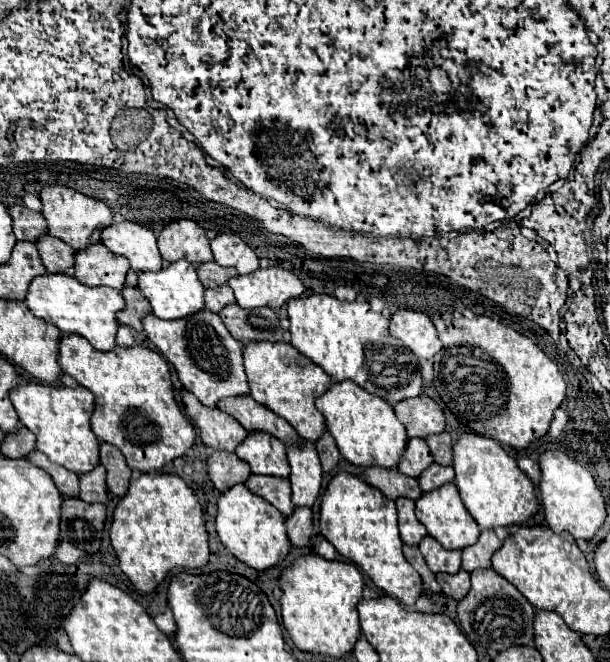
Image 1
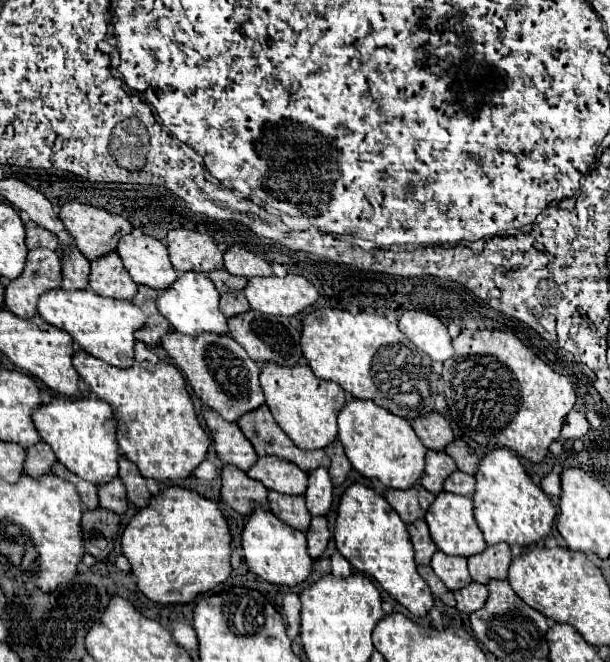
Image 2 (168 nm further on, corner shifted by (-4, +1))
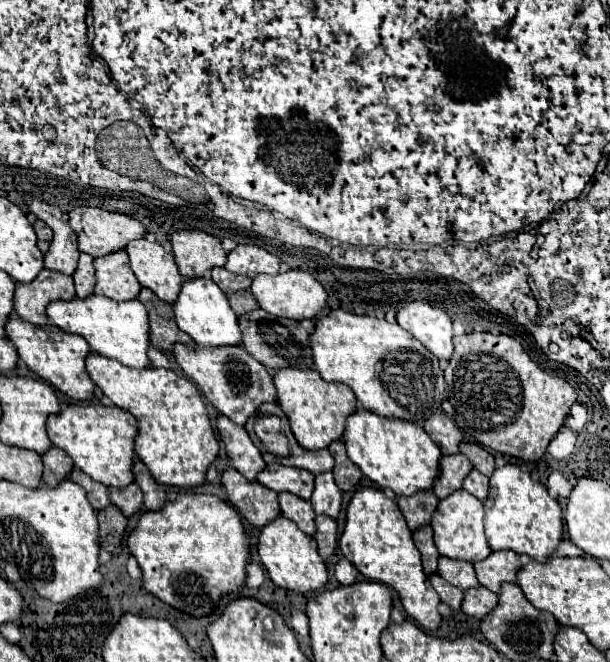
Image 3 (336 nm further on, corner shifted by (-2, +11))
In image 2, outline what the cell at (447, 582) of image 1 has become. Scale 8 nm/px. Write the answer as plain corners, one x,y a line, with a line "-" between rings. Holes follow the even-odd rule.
469,583
467,587
455,591
455,599
457,599
457,609
461,613
473,613
479,611
485,605
485,599
489,597
489,591
485,585
479,583

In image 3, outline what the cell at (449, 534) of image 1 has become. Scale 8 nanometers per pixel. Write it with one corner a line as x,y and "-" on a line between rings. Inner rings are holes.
457,489
455,493
451,493
451,497
439,501
431,519
431,527
435,533
435,545
441,555
473,563
481,561
491,553
491,547
487,545
483,531
483,503
465,489

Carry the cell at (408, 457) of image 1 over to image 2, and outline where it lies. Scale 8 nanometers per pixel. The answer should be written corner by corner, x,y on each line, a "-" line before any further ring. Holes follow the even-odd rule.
431,451
427,453
427,467
425,467
425,475
421,477
421,485
431,491
433,495
443,493
443,483
445,479
457,469
455,461
447,455
447,453
437,453

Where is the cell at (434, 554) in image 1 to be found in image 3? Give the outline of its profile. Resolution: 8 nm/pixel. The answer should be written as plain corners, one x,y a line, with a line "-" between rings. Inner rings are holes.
441,555
437,573
441,577
445,577
445,581
449,581
451,585
459,587
461,591
465,591
469,587
479,587
479,581
477,581
475,571
473,571
473,563
469,563
469,561
451,559
451,557

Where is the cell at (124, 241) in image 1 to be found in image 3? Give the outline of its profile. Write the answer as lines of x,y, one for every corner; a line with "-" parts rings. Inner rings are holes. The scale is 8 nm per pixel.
147,239
129,241
125,251
139,283
155,291
159,299
173,303
179,295
179,285
183,283
183,275
177,271
173,255
157,241

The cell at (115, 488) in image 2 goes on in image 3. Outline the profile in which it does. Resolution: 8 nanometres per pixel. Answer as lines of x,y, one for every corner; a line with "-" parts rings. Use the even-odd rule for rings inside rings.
131,483
123,489
109,487
109,499
115,507
119,507
123,511
125,517
131,517
143,505
143,495
141,495
141,489
137,483

